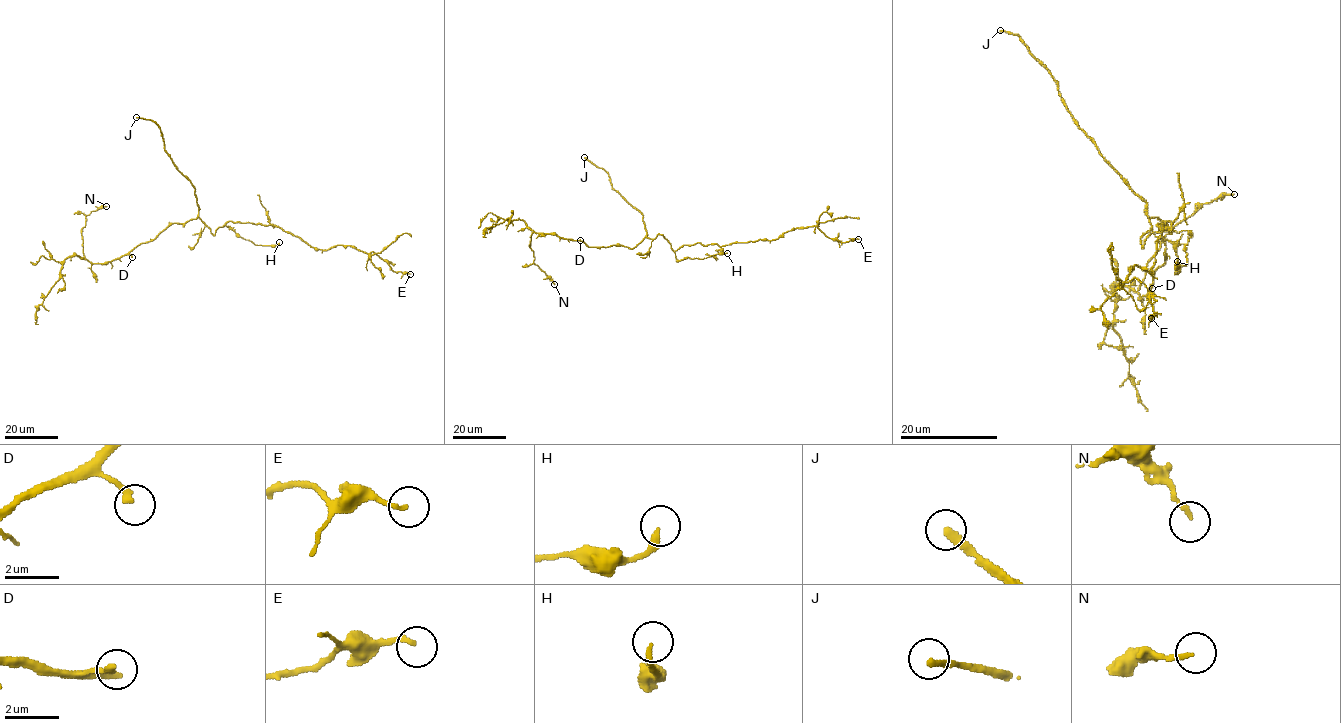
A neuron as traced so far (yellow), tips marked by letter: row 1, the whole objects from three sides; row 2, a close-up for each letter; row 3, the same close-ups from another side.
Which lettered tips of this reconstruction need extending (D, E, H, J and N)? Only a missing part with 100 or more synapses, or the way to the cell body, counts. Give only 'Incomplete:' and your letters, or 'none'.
Incomplete: J

